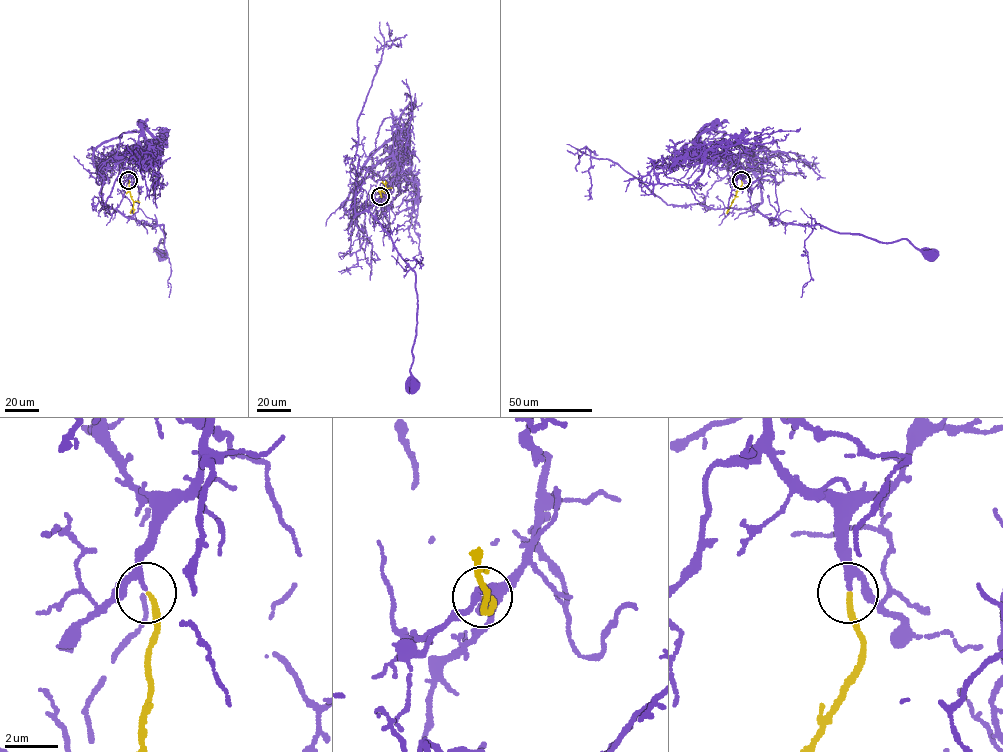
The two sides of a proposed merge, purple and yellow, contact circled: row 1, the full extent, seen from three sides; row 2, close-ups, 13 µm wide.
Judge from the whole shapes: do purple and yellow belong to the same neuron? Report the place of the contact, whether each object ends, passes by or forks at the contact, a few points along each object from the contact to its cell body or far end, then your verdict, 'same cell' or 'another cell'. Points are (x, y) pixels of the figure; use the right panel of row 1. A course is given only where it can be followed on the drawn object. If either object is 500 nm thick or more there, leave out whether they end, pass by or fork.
(741, 180) | purple passes by | yellow ends | purple via (741, 180), (731, 156), (746, 154), (760, 164), (755, 182), (773, 178), (781, 222), (907, 239), (931, 254) | yellow via (741, 180), (726, 213) | same cell

